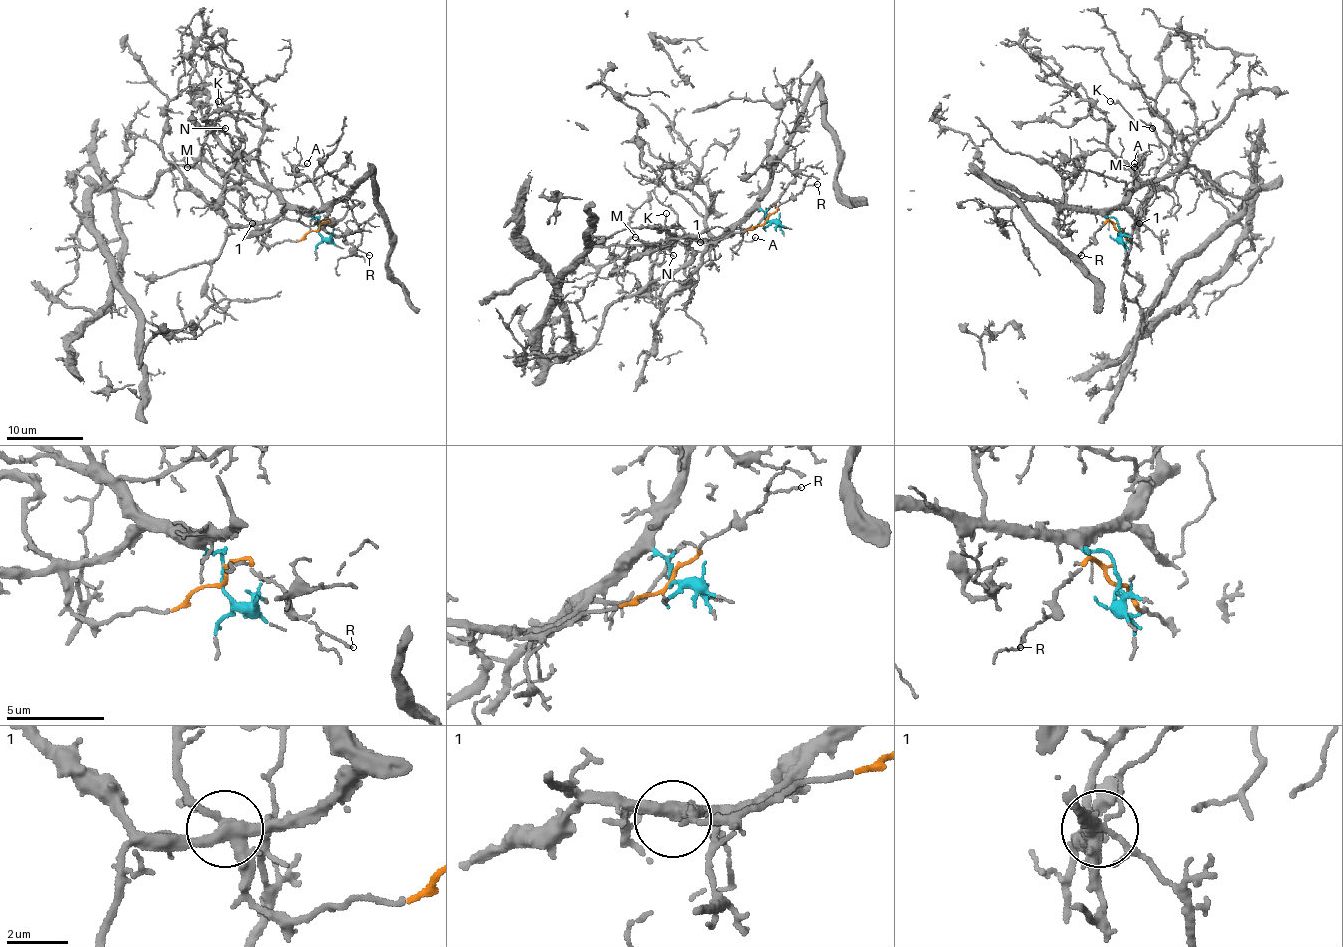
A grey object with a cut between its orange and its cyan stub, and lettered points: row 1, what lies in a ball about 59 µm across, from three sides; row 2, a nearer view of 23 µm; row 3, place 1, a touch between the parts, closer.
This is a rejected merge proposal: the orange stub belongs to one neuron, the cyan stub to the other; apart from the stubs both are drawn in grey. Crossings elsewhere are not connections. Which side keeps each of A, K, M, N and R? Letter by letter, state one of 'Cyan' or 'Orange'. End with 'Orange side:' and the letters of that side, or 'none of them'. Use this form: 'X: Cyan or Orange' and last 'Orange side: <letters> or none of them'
A: Cyan
K: Orange
M: Cyan
N: Orange
R: Orange
Orange side: K, N, R

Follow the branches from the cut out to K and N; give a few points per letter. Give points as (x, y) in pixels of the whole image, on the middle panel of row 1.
K: (766, 223), (712, 242), (691, 240), (692, 252), (683, 265), (648, 282), (650, 267), (665, 244), (665, 213)
N: (766, 223), (712, 242), (691, 240), (692, 252), (683, 265), (648, 282), (656, 257), (662, 252), (673, 255)

